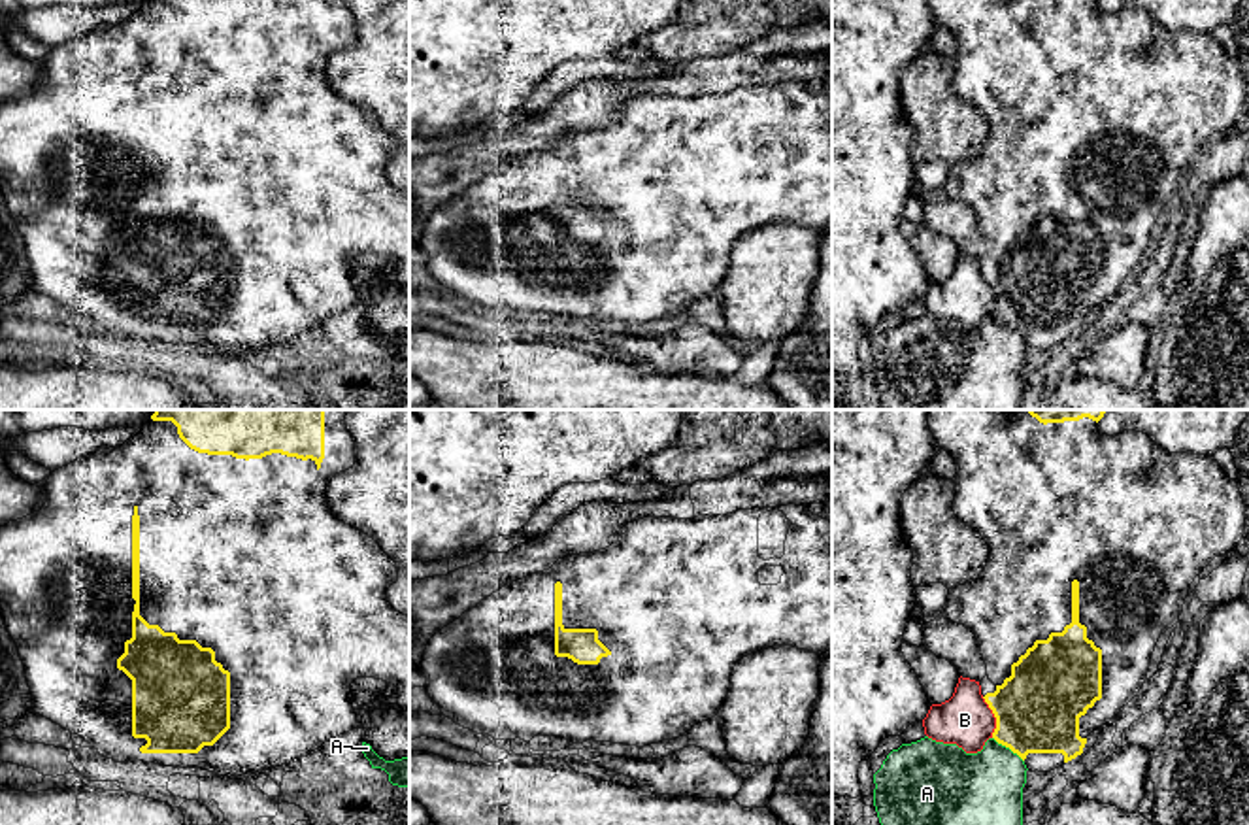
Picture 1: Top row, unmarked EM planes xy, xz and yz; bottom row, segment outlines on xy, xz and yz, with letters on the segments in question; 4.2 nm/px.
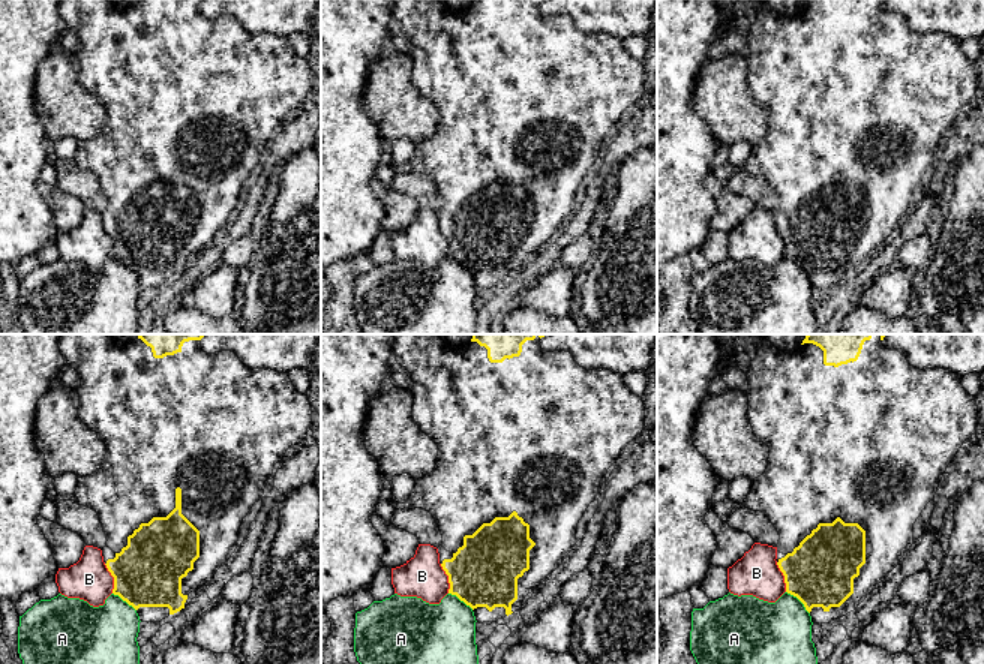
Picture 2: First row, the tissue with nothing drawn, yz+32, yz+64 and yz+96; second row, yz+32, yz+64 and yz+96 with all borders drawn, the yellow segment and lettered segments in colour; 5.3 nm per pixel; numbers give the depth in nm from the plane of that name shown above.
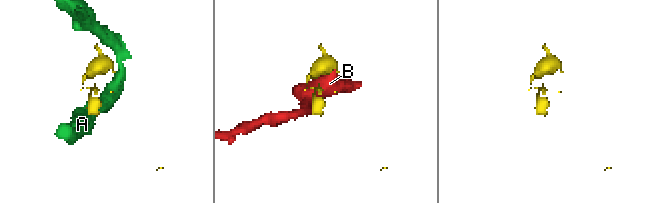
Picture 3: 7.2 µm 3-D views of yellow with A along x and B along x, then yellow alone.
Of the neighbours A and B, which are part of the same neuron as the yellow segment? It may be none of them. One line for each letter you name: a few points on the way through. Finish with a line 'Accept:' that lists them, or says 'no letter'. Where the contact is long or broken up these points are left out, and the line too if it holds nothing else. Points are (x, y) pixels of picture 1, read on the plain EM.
Accept: no letter

